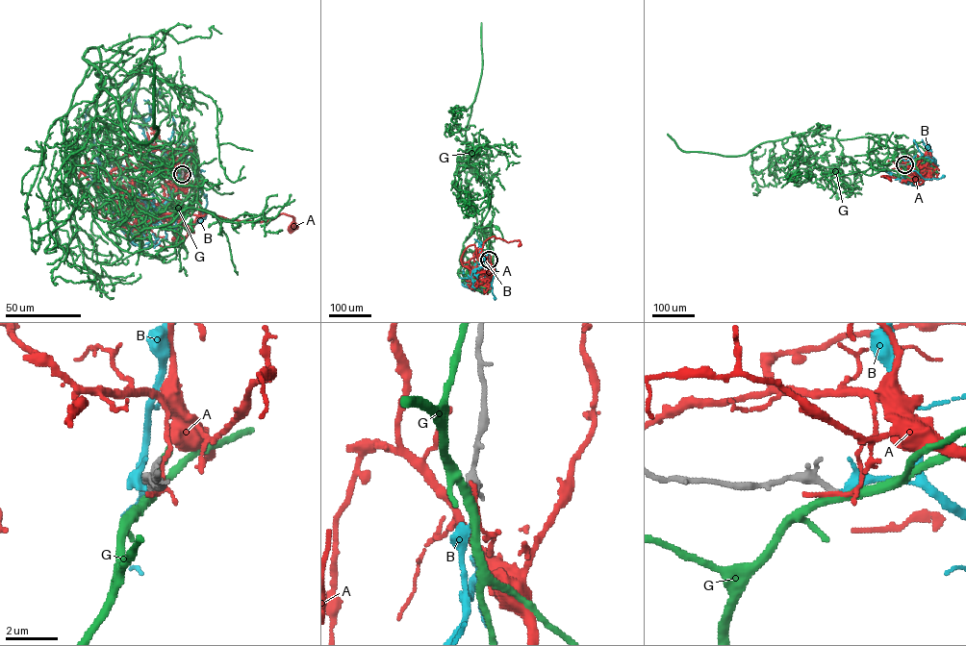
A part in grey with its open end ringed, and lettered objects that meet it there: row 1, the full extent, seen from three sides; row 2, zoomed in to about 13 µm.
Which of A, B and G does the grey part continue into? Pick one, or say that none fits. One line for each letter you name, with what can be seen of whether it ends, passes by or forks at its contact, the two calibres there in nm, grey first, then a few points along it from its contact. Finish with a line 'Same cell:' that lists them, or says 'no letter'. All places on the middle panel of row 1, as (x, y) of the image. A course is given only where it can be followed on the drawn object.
B: it ends there; 220 nm thick on the grey side, 280 nm on the other; it runs (489, 260), (488, 264), (495, 270), (491, 285), (495, 298)
Same cell: B

